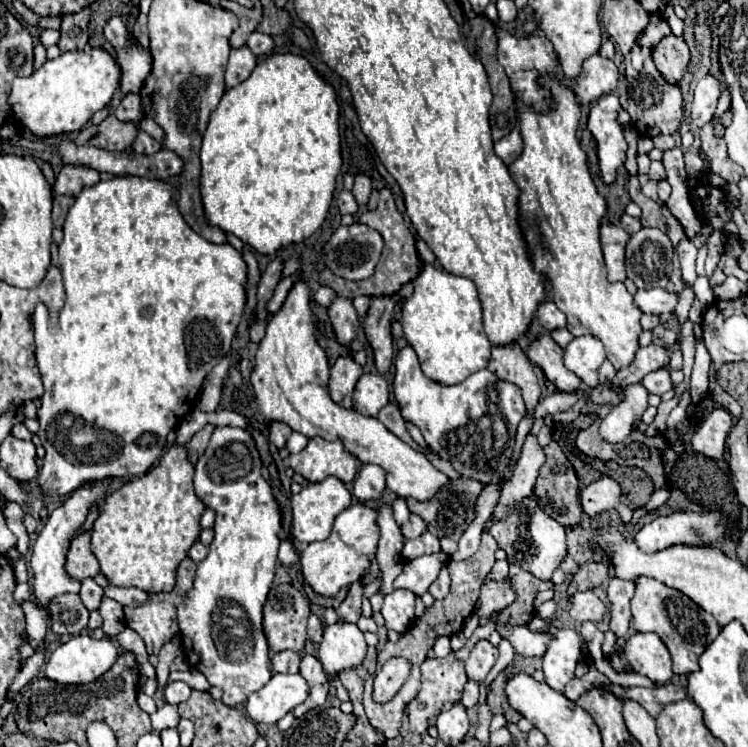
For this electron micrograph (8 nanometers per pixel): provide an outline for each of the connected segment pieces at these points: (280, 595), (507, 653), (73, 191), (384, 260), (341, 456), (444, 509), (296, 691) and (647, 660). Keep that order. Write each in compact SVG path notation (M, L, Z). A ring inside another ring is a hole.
M273 585L265 607L263 607L263 631L273 653L277 651L303 651L307 643L307 617L309 617L309 599L295 585Z
M500 643L499 646L501 646L499 657L484 681L487 692L489 691L489 685L492 683L493 679L511 663L512 657L515 655L515 651L509 643Z
M63 165L55 179L55 193L57 195L71 195L77 197L83 187L95 185L99 181L99 171L85 167L85 165Z
M381 189L379 191L379 207L375 213L363 213L359 217L361 223L377 229L385 241L385 253L377 265L377 271L369 277L369 279L363 279L363 281L347 281L347 279L341 279L341 277L335 277L329 269L323 269L321 275L319 275L319 283L321 285L327 285L331 289L337 291L339 297L345 297L349 301L353 301L355 297L359 295L369 295L369 297L379 297L379 295L393 295L397 293L407 281L415 279L423 267L421 259L417 257L417 249L415 249L415 237L413 233L409 231L409 227L405 225L401 213L397 213L397 207L395 207L395 201L393 201L393 193L389 189Z
M321 437L309 439L303 451L289 457L289 465L311 483L323 481L329 475L335 475L343 483L351 483L357 475L357 459L345 451L343 443L325 441Z
M451 479L447 487L443 487L441 491L437 491L437 495L433 495L433 499L421 503L413 497L407 497L407 507L411 509L411 513L417 513L425 523L429 533L437 535L437 537L451 537L453 541L459 541L459 537L463 535L463 531L467 529L467 515L471 511L471 523L473 523L473 503L477 501L477 495L481 493L481 485L479 481L473 479Z
M275 673L271 681L247 699L247 713L255 723L273 725L291 709L303 703L309 695L307 681L297 675Z
M635 633L623 649L633 671L649 677L655 685L665 685L671 677L671 657L655 633Z

